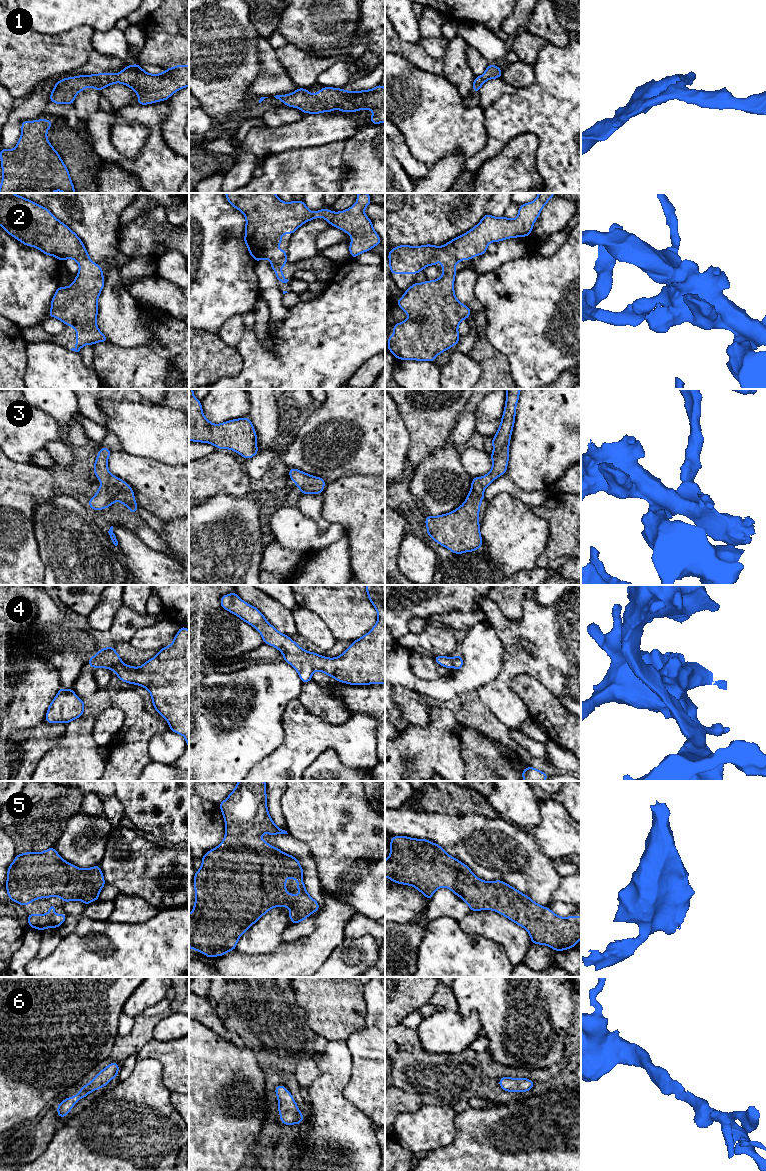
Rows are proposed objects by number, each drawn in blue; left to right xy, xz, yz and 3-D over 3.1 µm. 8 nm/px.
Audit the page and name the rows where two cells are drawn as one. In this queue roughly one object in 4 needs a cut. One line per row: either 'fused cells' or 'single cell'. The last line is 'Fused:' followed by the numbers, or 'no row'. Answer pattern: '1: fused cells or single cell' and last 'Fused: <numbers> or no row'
1: single cell
2: single cell
3: single cell
4: single cell
5: single cell
6: single cell
Fused: no row

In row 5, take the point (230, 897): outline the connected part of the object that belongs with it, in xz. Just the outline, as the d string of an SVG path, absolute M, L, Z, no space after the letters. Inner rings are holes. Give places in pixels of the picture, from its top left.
M238 781L236 783L236 788L231 791L230 795L219 804L221 812L225 821L225 836L223 841L214 849L209 850L202 857L201 868L196 871L194 875L194 889L195 889L195 904L193 906L192 912L189 914L189 947L192 950L199 951L205 954L208 958L223 956L225 953L235 950L237 942L242 934L247 931L254 923L256 923L264 914L266 914L270 909L274 907L289 907L290 911L288 913L292 924L297 924L309 917L312 913L316 912L320 906L319 903L314 900L306 891L306 887L303 878L303 868L301 867L299 861L287 853L282 852L280 849L266 843L261 835L267 833L269 835L276 834L288 834L287 831L280 829L273 822L271 816L269 815L267 809L267 795L266 795L266 783L265 781ZM286 878L292 878L298 881L296 889L301 891L300 895L290 894L286 892Z

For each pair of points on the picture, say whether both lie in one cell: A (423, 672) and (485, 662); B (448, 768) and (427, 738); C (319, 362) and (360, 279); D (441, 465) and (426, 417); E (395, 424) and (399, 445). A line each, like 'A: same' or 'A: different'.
A: different
B: same
C: same
D: different
E: same

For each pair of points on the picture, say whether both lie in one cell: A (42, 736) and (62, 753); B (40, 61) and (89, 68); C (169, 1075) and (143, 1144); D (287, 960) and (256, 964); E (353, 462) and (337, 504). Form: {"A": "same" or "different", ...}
{"A": "different", "B": "different", "C": "different", "D": "same", "E": "different"}

